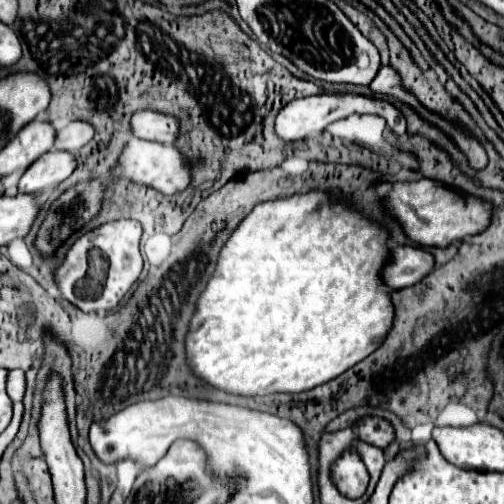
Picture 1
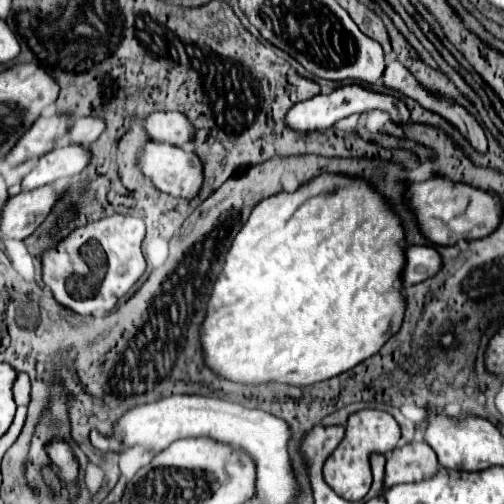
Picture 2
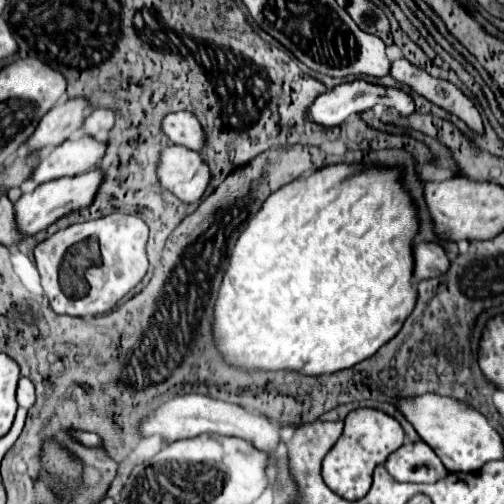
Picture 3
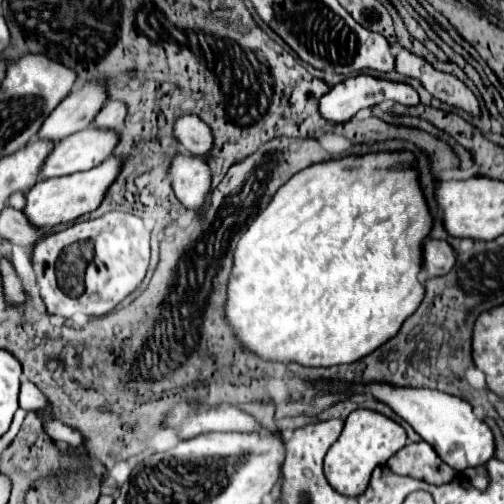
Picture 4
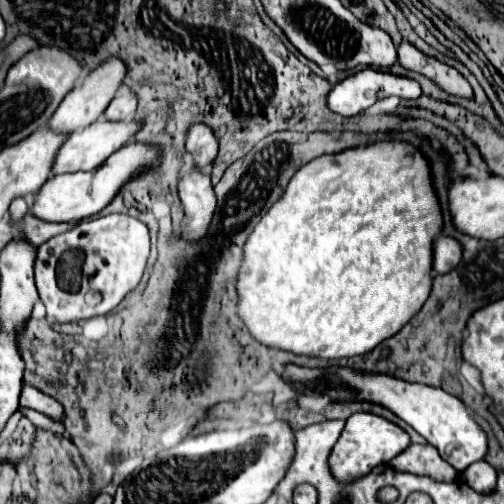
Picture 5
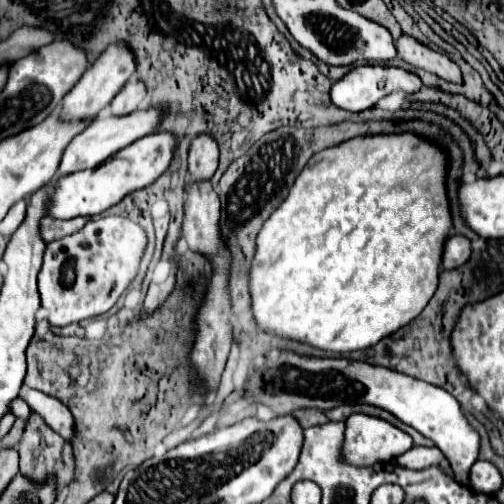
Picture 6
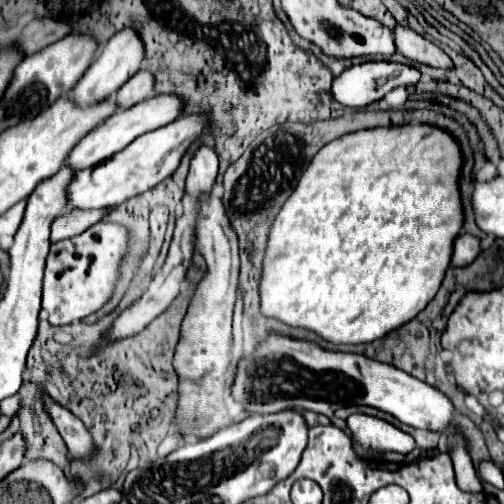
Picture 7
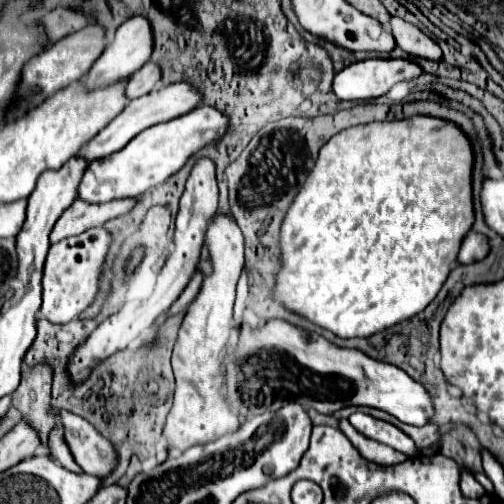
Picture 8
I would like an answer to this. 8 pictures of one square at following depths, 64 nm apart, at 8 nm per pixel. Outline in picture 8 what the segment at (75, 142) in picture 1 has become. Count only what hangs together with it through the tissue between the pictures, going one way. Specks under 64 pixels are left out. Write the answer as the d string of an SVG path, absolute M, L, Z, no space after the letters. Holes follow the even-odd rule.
M146 62L126 82L126 98L136 100L136 98L152 92L158 86L160 86L160 68L156 64L152 64L152 62Z

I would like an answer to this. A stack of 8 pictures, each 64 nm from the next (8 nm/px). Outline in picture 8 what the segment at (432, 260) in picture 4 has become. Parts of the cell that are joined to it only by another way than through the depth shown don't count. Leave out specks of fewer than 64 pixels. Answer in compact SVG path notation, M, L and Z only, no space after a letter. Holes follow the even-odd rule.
M468 232L462 240L460 252L458 252L458 262L460 264L472 264L482 260L488 254L488 238L476 232Z

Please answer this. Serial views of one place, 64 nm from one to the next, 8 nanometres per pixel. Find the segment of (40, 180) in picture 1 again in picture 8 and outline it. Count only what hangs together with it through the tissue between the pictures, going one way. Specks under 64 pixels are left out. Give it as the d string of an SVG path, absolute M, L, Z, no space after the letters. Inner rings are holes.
M170 84L170 86L164 86L164 88L152 90L150 94L128 102L124 106L124 110L106 128L102 128L90 142L86 142L86 146L78 152L78 158L84 158L88 164L94 162L94 160L102 160L102 158L122 150L142 130L146 130L150 126L156 126L160 122L174 120L174 116L182 116L184 112L190 112L192 108L196 108L200 104L200 100L202 100L200 94L194 88L190 88L188 84Z

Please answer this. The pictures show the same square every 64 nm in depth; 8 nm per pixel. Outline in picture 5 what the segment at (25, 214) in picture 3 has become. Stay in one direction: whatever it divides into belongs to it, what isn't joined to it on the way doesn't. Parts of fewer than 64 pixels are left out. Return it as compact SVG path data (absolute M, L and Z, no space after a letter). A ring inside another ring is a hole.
M126 144L118 152L114 152L100 168L94 168L90 172L74 172L74 174L60 174L52 176L38 192L34 198L34 204L30 208L30 214L46 220L46 222L78 222L82 218L88 218L92 214L98 214L112 198L116 192L122 188L122 184L132 176L138 174L140 168L152 166L158 162L158 154L154 148L146 144Z

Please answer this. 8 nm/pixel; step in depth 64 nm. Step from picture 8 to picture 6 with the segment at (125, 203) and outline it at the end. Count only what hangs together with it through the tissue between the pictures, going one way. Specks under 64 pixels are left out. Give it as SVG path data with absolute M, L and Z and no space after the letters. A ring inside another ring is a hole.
M42 218L40 220L40 236L44 242L58 240L62 236L78 232L90 218L72 218L72 220L52 220L52 218Z

